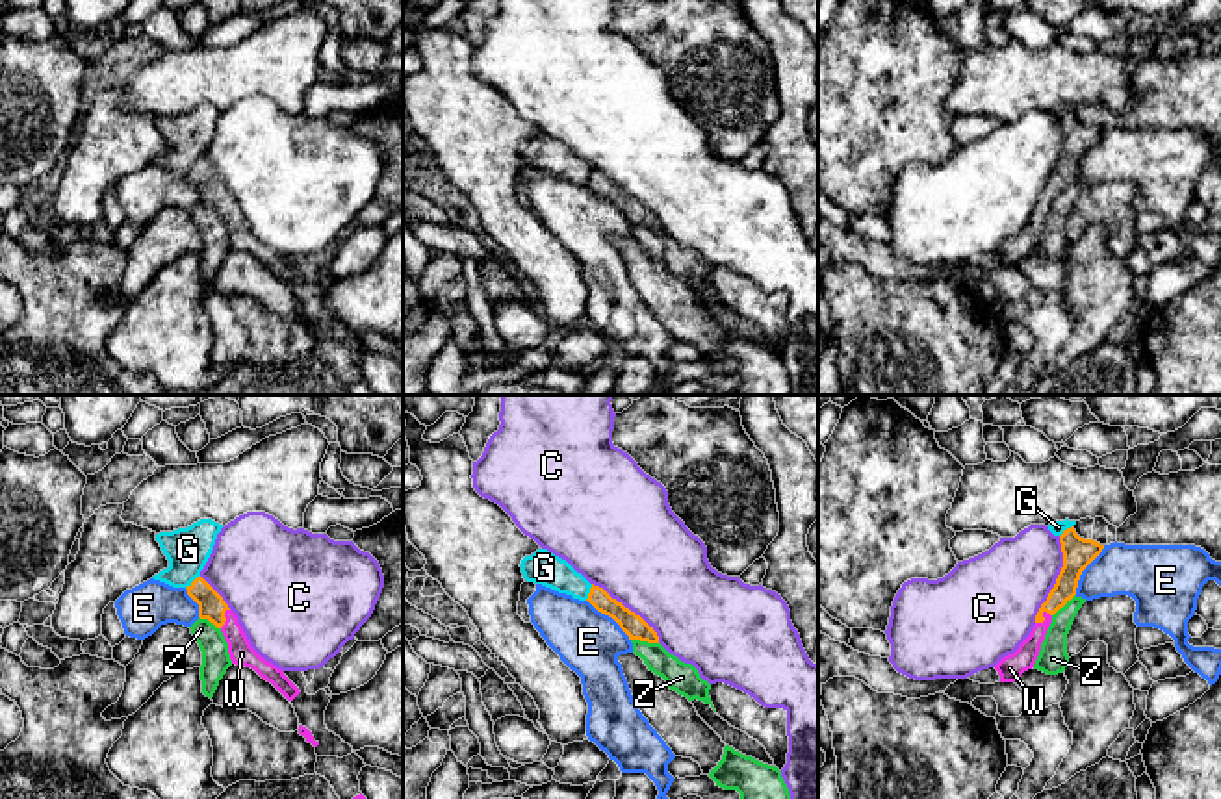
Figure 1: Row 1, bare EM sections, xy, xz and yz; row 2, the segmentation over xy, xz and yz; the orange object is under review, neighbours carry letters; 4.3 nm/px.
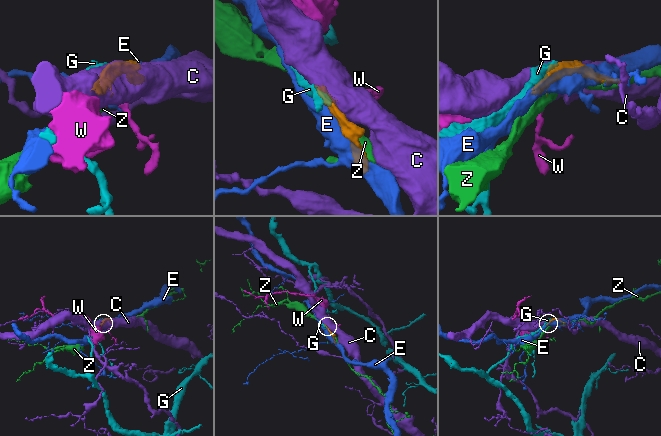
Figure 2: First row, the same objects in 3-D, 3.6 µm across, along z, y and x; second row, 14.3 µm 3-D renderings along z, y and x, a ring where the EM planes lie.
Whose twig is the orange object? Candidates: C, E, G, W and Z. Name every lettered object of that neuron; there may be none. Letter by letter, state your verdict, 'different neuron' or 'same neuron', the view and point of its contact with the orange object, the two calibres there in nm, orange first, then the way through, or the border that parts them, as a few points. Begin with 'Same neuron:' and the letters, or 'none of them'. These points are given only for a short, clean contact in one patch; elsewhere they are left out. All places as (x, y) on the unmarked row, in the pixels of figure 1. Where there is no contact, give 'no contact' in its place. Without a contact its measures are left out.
Same neuron: W
C: different neuron; meets orange in yz at (1056, 164); 140 nm thick on the orange side, 360 nm on the other
E: different neuron; meets orange in yz at (1084, 152); 140 nm thick on the orange side, 240 nm on the other
G: different neuron; meets orange in xy at (192, 167); 120 nm thick on the orange side, 190 nm on the other
W: same neuron; meets orange in yz at (1043, 202); 100 nm thick on the orange side, 110 nm on the other; runs through yz (1064, 175), (1043, 202), (1032, 230), (1012, 251)
Z: different neuron; meets orange in xz at (644, 225); 100 nm thick on the orange side, 130 nm on the other

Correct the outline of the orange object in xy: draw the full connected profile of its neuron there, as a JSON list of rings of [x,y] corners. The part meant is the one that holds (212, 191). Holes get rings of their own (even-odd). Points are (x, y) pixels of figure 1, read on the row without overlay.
[[[197,161],[186,174],[187,180],[199,189],[199,202],[208,204],[223,217],[228,228],[232,248],[254,254],[262,263],[271,267],[288,285],[293,285],[301,278],[282,254],[262,243],[251,232],[241,209],[238,208],[236,198],[202,161]]]

